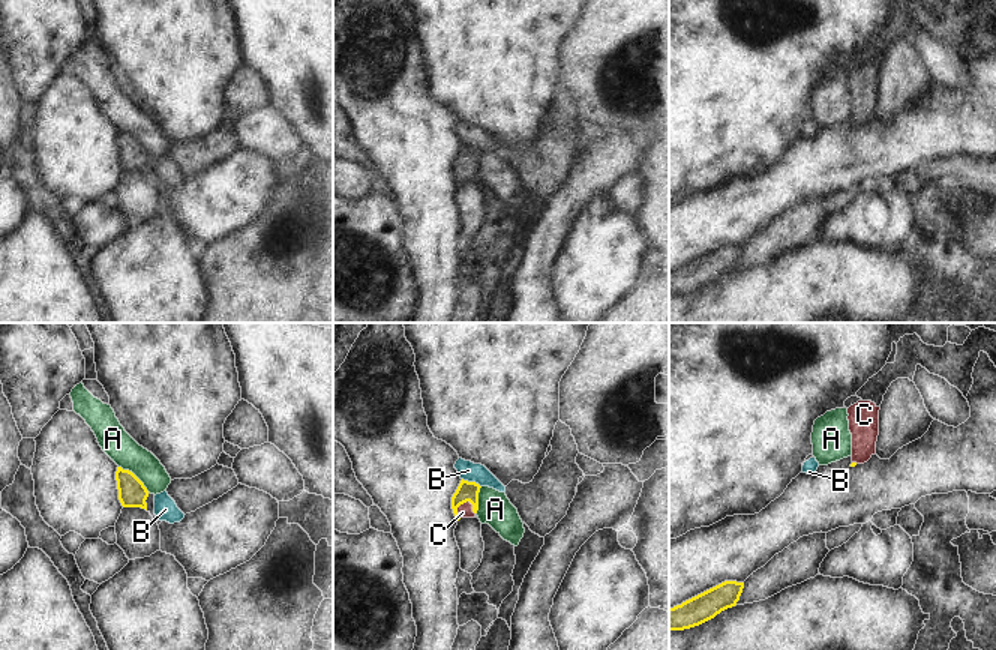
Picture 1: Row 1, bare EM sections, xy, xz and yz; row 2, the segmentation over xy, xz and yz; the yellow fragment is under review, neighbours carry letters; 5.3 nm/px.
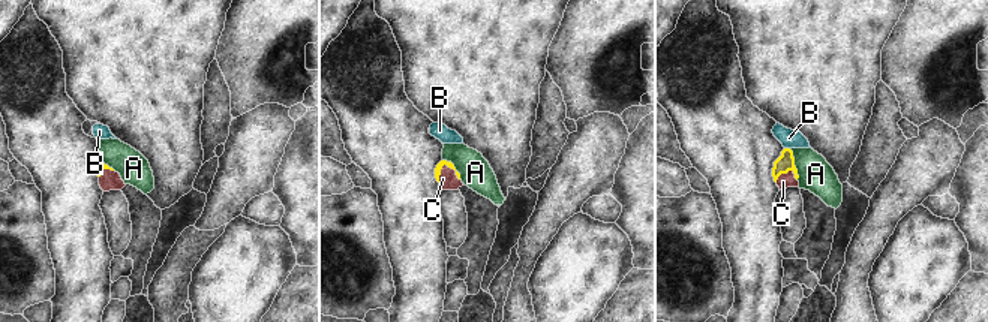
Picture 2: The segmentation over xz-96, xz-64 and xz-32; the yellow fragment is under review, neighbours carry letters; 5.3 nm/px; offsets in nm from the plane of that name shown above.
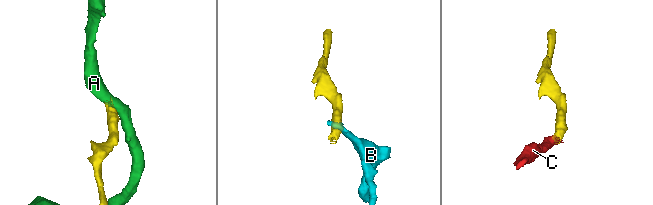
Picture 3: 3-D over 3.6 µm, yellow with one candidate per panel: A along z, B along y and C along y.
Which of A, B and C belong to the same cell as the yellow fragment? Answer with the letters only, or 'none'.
C

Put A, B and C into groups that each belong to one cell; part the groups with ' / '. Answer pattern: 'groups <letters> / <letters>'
groups A / B / C

